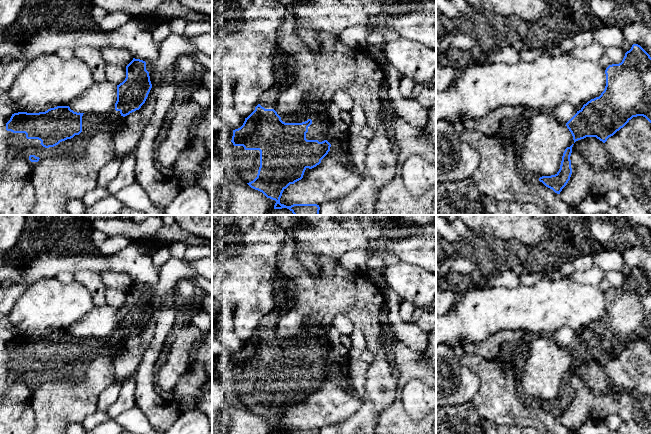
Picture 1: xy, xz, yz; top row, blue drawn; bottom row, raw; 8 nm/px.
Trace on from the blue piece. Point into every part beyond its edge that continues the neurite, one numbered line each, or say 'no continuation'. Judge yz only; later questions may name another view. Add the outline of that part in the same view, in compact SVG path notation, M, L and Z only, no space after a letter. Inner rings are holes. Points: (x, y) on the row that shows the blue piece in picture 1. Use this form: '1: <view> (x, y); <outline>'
1: yz (593, 150); M572 136L567 147L571 145L572 152L578 152L594 170L603 171L612 167L613 160L605 144L596 137L586 137L575 142Z

